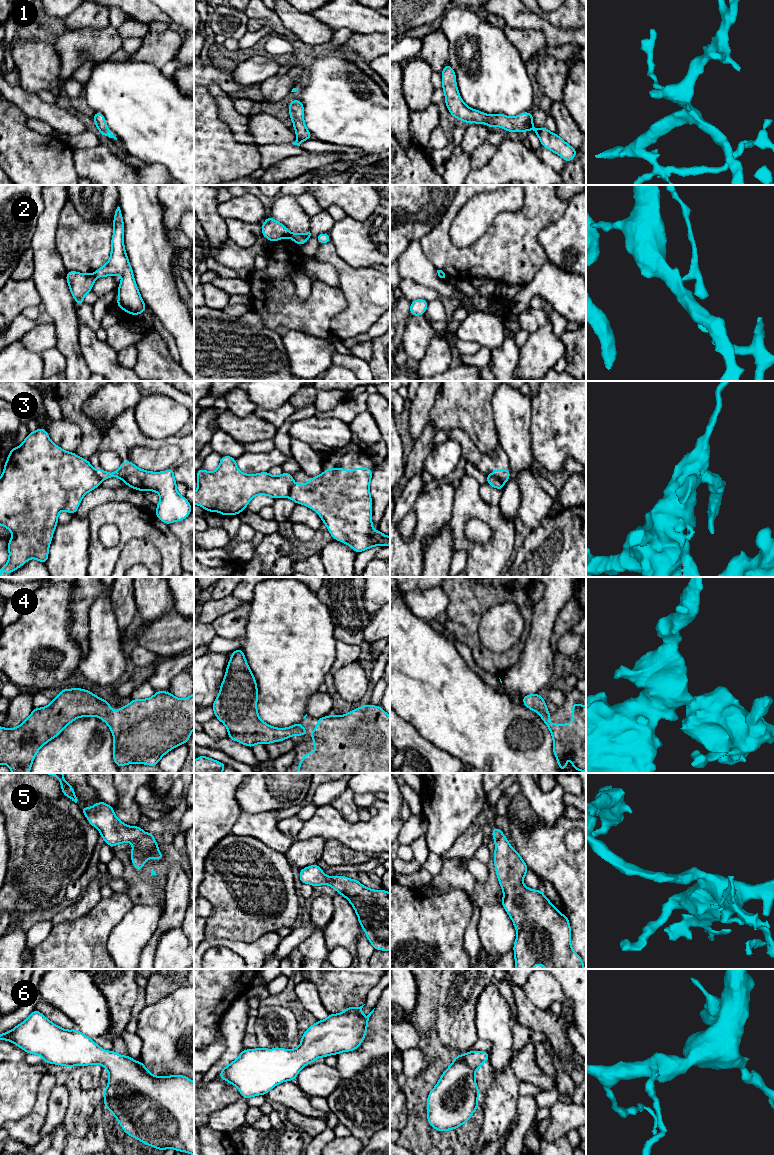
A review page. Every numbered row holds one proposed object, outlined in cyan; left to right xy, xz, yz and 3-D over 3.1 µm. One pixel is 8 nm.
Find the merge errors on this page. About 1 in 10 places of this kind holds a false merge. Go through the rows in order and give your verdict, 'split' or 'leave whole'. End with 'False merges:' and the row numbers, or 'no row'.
1: leave whole
2: split
3: split
4: leave whole
5: leave whole
6: leave whole
False merges: 2, 3

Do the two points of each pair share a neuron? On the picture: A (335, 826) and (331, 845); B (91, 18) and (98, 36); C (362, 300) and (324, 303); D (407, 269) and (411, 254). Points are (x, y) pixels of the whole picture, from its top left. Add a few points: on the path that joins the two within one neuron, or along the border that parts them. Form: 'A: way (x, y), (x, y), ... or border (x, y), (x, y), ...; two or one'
A: border (326, 840), (337, 840), (342, 845), (353, 850); two
B: border (109, 24), (103, 28), (75, 28), (72, 30); two
C: border (337, 287), (344, 297), (346, 306), (331, 319); two
D: way (411, 265), (411, 258); one

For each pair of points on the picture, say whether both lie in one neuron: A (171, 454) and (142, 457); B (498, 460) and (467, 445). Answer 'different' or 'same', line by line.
A: same
B: same

